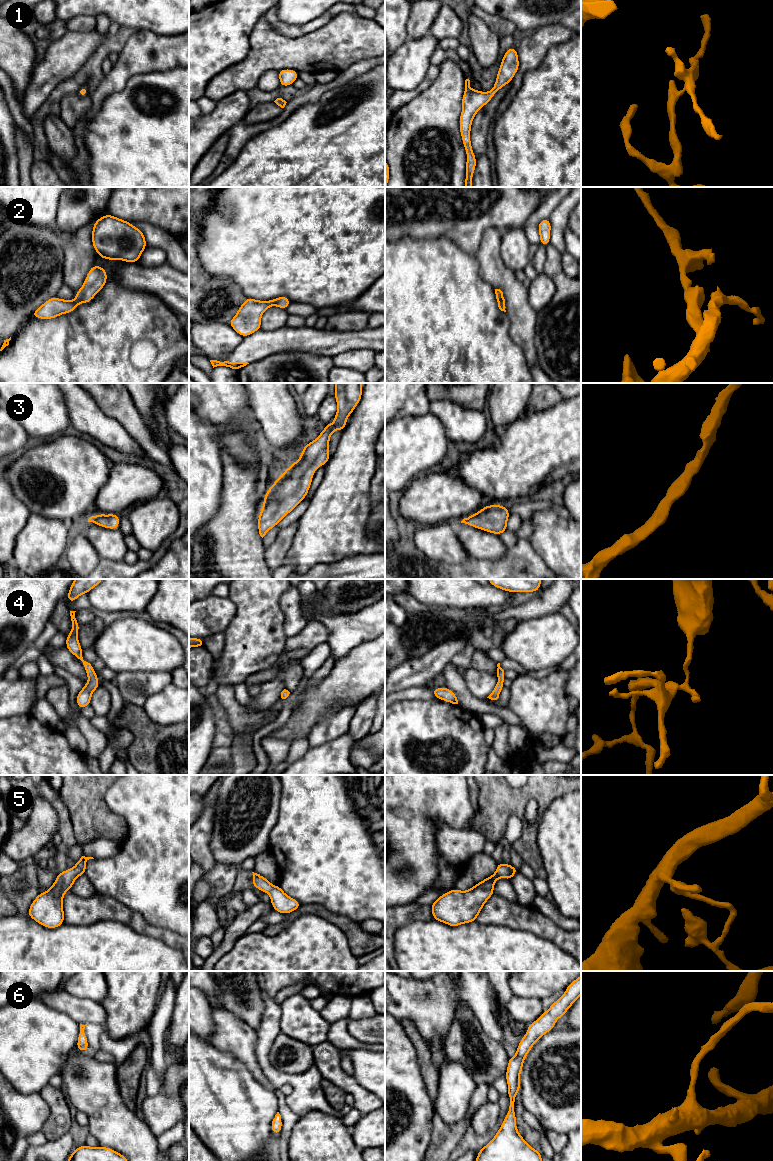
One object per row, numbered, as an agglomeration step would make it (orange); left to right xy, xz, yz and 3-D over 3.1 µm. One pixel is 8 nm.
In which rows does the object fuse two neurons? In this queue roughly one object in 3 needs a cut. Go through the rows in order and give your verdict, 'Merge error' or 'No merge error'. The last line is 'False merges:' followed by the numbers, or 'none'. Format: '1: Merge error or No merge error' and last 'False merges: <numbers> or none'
1: No merge error
2: No merge error
3: No merge error
4: No merge error
5: No merge error
6: No merge error
False merges: none

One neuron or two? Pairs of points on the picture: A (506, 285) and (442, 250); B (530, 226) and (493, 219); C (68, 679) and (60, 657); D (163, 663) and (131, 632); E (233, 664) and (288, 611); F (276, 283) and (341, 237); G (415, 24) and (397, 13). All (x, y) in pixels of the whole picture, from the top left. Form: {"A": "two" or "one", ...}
{"A": "two", "B": "two", "C": "two", "D": "one", "E": "two", "F": "one", "G": "two"}

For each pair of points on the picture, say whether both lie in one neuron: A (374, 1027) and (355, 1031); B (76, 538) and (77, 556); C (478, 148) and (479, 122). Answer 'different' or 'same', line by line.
A: same
B: same
C: same

